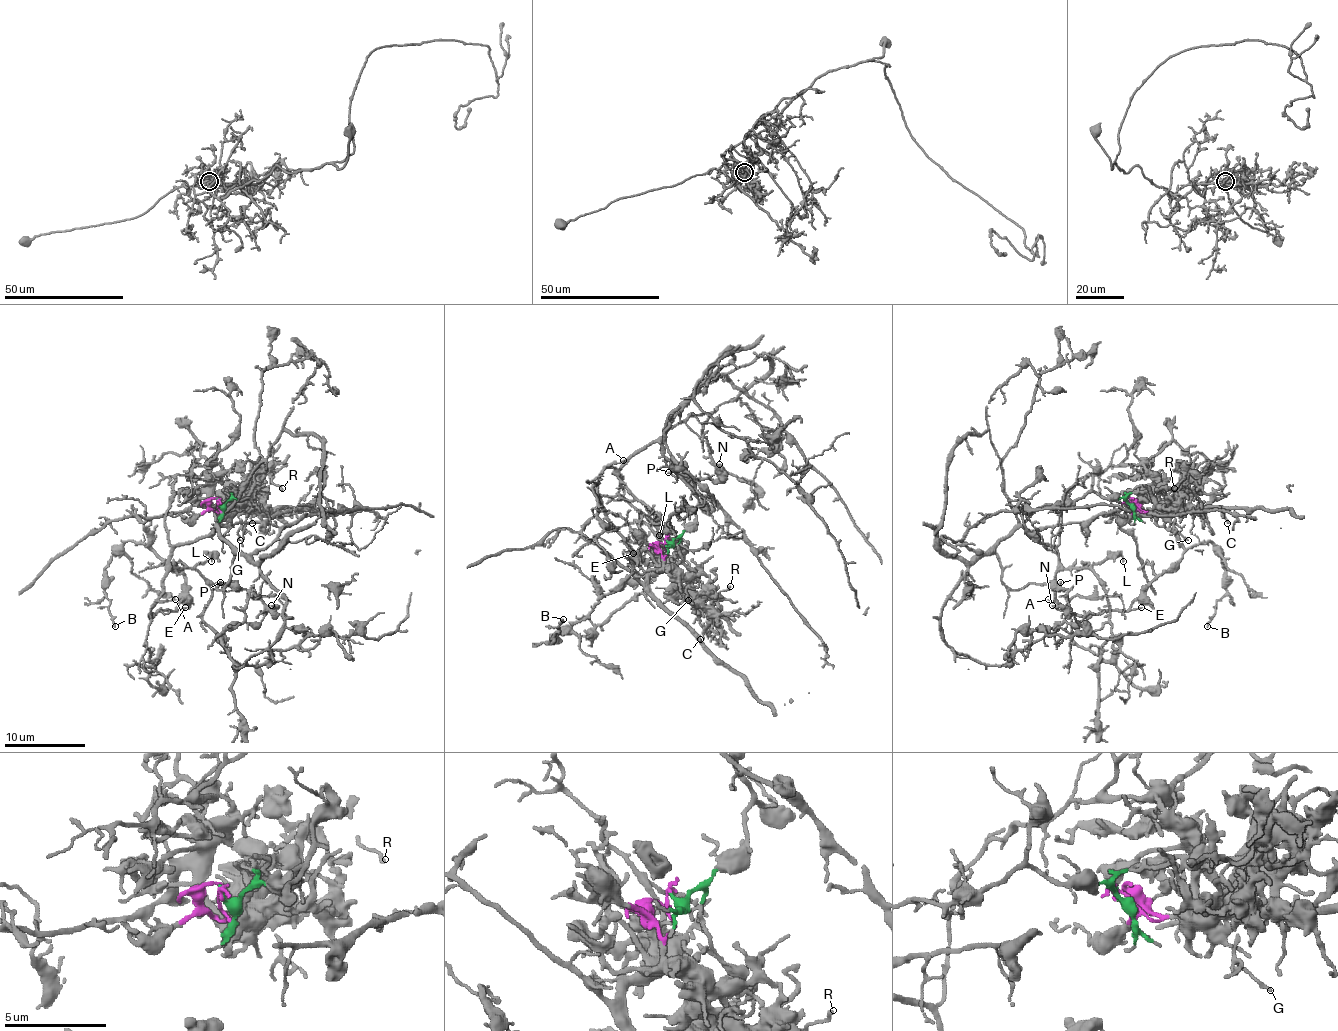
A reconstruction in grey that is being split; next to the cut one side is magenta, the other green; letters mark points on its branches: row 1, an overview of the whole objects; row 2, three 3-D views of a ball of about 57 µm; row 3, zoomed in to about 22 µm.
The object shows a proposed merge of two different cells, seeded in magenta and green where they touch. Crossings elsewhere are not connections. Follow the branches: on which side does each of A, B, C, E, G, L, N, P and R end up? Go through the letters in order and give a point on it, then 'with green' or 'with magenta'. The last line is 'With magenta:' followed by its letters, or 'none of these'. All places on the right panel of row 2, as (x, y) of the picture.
A: place (1048, 599); with green
B: place (1207, 626); with green
C: place (1227, 523); with magenta
E: place (1141, 607); with green
G: place (1188, 540); with magenta
L: place (1123, 561); with green
N: place (1052, 605); with green
P: place (1060, 582); with green
R: place (1174, 488); with magenta
With magenta: C, G, R

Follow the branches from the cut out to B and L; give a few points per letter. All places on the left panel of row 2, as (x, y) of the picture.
B: (218, 501), (250, 491), (172, 551), (149, 616), (174, 610), (184, 576), (151, 547), (111, 557), (115, 626)
L: (218, 501), (250, 491), (236, 505), (214, 507), (216, 523), (180, 543), (170, 568), (212, 561)

